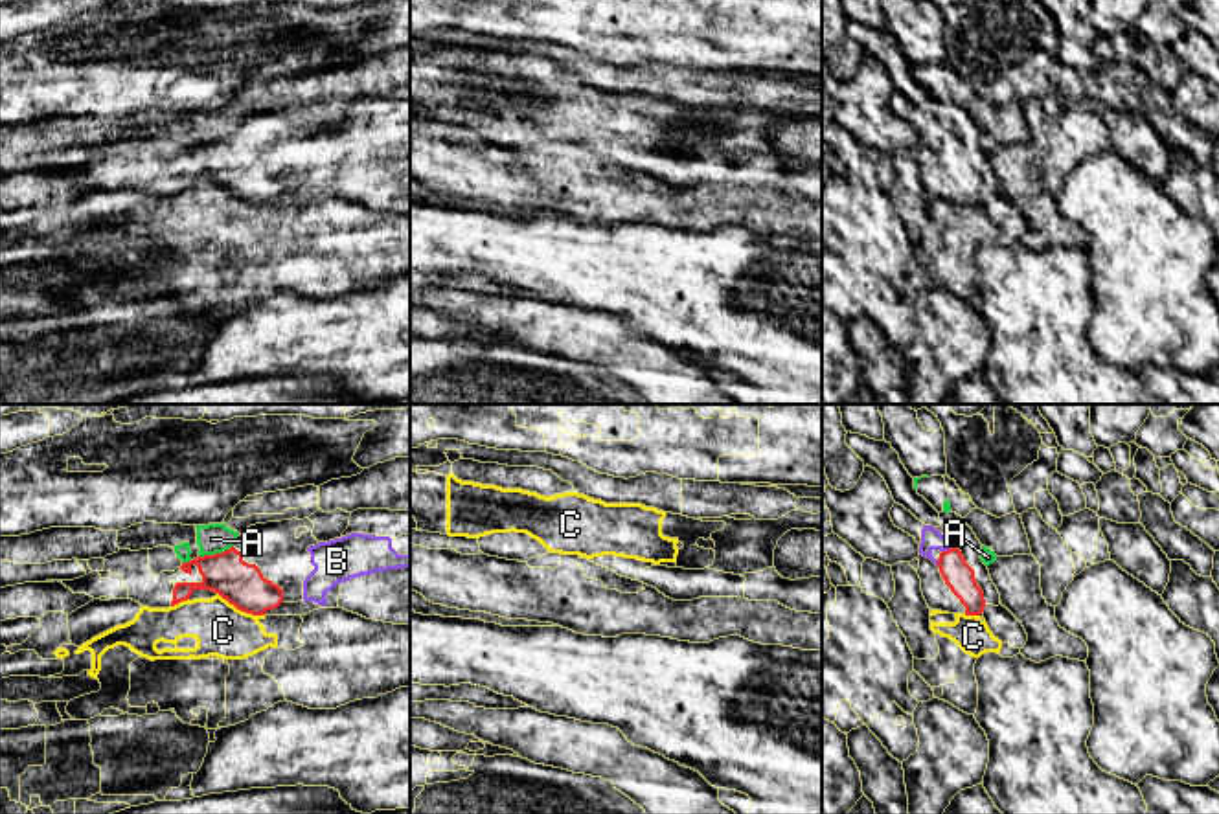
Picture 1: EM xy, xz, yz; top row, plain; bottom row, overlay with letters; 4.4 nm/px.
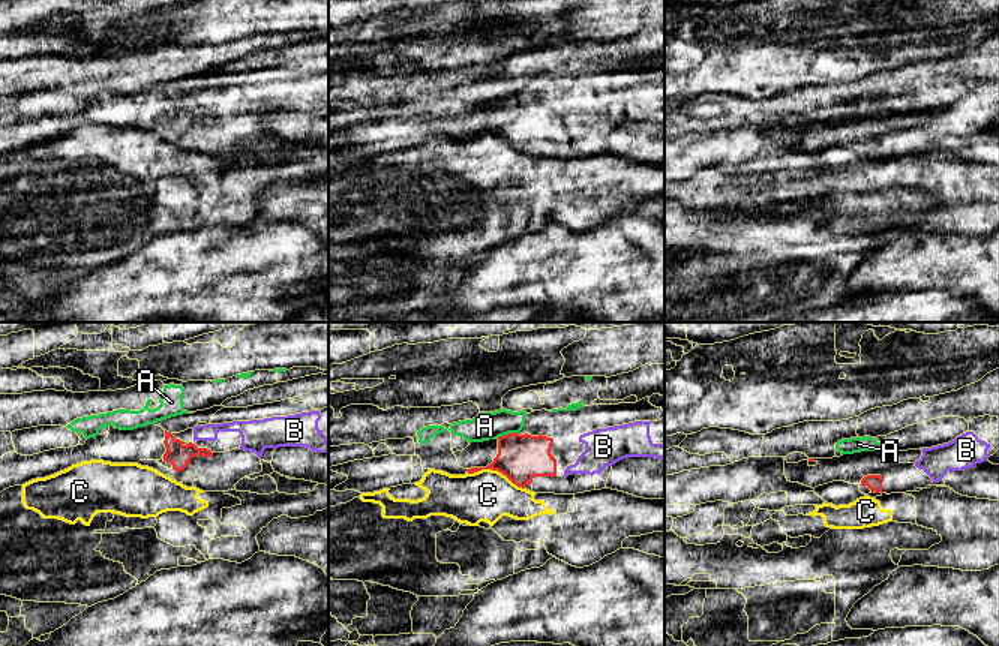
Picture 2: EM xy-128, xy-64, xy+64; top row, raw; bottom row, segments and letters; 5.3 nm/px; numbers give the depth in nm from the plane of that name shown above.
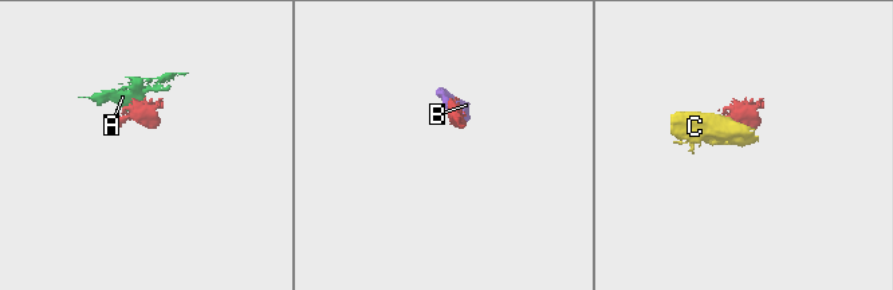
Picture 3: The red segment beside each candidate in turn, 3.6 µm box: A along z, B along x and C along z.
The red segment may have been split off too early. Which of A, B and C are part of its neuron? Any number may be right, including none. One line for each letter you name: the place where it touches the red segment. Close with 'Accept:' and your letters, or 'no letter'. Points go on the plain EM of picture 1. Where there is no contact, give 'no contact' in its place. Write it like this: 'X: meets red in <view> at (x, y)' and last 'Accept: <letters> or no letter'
B: meets red in yz at (951, 133)
Accept: B

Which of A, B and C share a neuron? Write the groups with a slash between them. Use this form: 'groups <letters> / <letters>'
groups A / B / C

